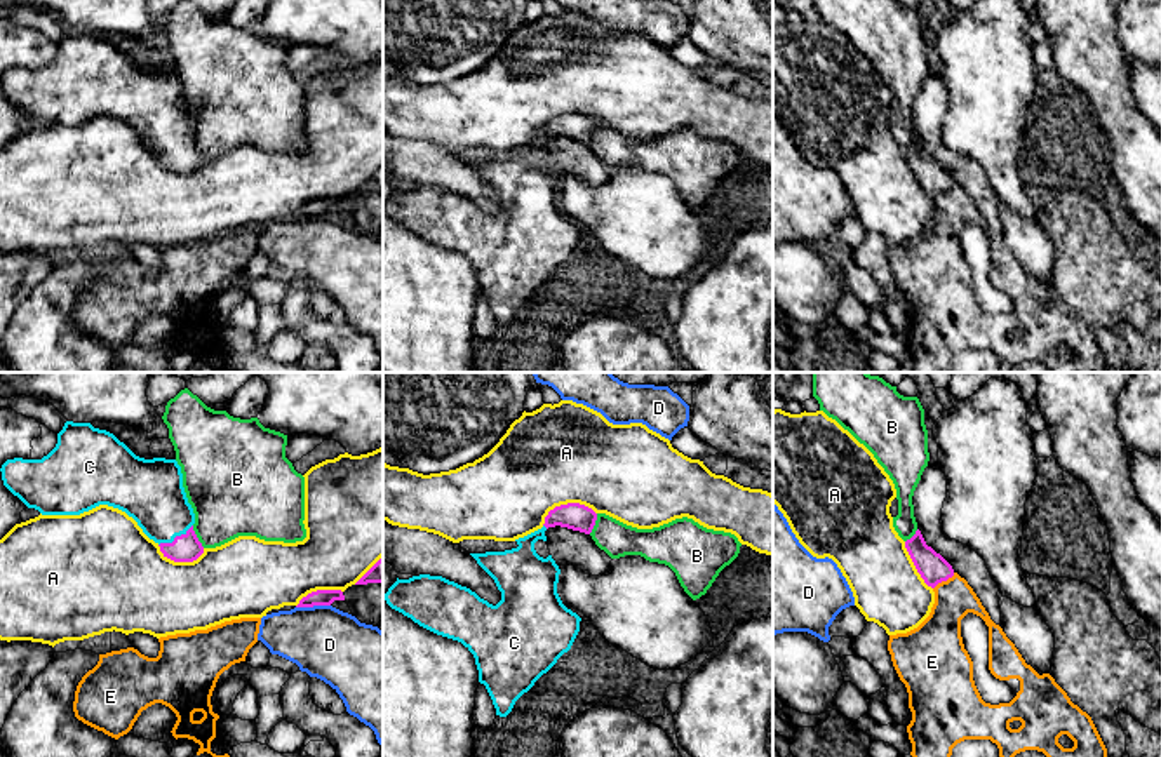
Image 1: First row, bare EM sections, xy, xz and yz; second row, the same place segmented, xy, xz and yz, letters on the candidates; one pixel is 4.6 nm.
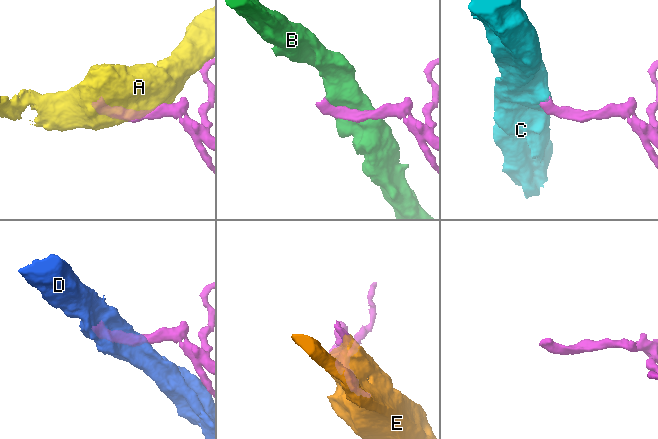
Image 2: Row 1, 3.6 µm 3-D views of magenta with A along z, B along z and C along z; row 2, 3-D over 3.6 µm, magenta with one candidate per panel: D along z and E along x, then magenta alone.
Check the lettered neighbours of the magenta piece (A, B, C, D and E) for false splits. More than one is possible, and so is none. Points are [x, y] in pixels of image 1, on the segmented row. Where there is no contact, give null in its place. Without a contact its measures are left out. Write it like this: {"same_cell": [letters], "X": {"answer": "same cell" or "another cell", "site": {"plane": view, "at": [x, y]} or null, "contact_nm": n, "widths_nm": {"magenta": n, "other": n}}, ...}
{"same_cell": ["C"], "A": {"answer": "another cell", "site": {"plane": "xz", "at": [568, 503]}, "contact_nm": 260, "widths_nm": {"magenta": 130, "other": 460}}, "B": {"answer": "another cell", "site": {"plane": "xy", "at": [195, 536]}, "contact_nm": 120, "widths_nm": {"magenta": 130, "other": 380}}, "C": {"answer": "same cell", "site": {"plane": "xy", "at": [174, 538]}, "contact_nm": 190, "widths_nm": {"magenta": 130, "other": 300}}, "D": {"answer": "another cell", "site": {"plane": "xy", "at": [312, 606]}, "contact_nm": 160, "widths_nm": {"magenta": 80, "other": 320}}, "E": {"answer": "another cell", "site": {"plane": "yz", "at": [944, 580]}, "contact_nm": 130, "widths_nm": {"magenta": 140, "other": 190}}}

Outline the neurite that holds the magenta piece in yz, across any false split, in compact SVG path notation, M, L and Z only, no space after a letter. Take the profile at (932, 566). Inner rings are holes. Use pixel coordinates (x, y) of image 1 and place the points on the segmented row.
M919 529L910 539L905 541L905 548L928 586L935 588L938 583L954 576L952 566L926 545Z

